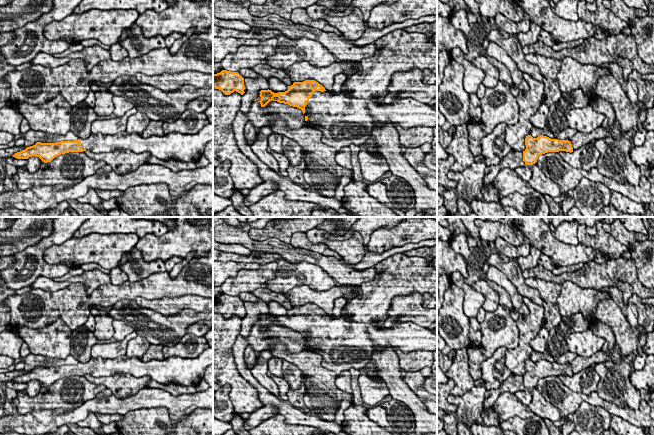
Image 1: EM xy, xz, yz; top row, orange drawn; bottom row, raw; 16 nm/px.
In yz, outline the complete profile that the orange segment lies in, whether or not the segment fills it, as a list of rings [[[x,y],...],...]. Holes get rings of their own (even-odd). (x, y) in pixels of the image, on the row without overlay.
[[[531,359],[525,362],[526,373],[523,375],[523,385],[526,389],[533,389],[540,379],[548,376],[573,376],[573,371],[568,364],[551,363],[540,359],[533,362]]]

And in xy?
[[[208,347],[196,358],[172,356],[163,360],[143,362],[138,357],[119,356],[114,359],[91,357],[87,363],[41,367],[27,371],[12,379],[17,383],[39,381],[44,387],[69,376],[89,374],[94,377],[105,377],[114,374],[131,374],[136,378],[149,376],[160,384],[176,382],[183,386],[196,387],[203,379],[206,368],[213,365],[213,347]]]

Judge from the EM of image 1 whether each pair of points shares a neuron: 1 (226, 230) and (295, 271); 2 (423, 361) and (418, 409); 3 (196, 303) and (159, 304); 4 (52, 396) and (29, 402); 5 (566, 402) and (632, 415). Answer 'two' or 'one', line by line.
1: two
2: two
3: one
4: one
5: one

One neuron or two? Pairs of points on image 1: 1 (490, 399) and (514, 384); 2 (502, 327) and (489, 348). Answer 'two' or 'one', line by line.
1: one
2: one

